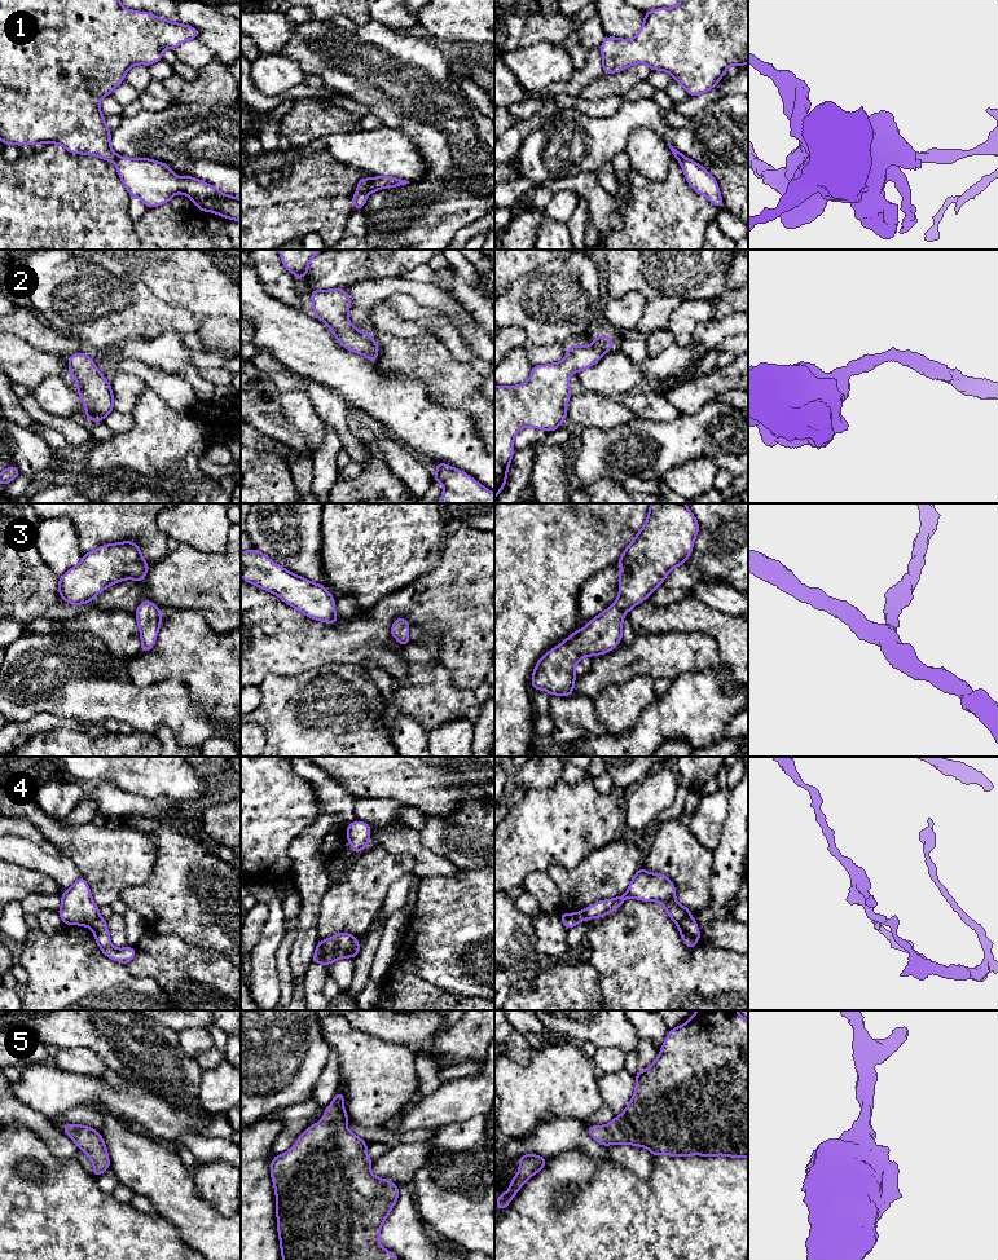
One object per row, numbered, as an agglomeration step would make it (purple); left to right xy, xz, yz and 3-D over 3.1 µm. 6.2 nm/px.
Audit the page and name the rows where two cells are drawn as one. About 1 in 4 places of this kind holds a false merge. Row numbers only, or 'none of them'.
1, 4

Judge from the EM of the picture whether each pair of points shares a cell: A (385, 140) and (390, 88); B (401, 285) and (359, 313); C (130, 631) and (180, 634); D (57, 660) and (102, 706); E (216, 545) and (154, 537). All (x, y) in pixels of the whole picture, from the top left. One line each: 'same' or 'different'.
A: different
B: same
C: different
D: same
E: different

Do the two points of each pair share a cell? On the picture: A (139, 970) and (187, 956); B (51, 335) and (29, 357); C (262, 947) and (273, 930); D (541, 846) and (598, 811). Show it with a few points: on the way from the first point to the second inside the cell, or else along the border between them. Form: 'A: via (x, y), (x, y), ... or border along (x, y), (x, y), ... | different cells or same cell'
A: via (150, 961), (175, 960) | same cell
B: border along (13, 333), (36, 348), (66, 358) | different cells
C: via (266, 943), (272, 934) | same cell
D: via (555, 832), (566, 822), (584, 819) | same cell

